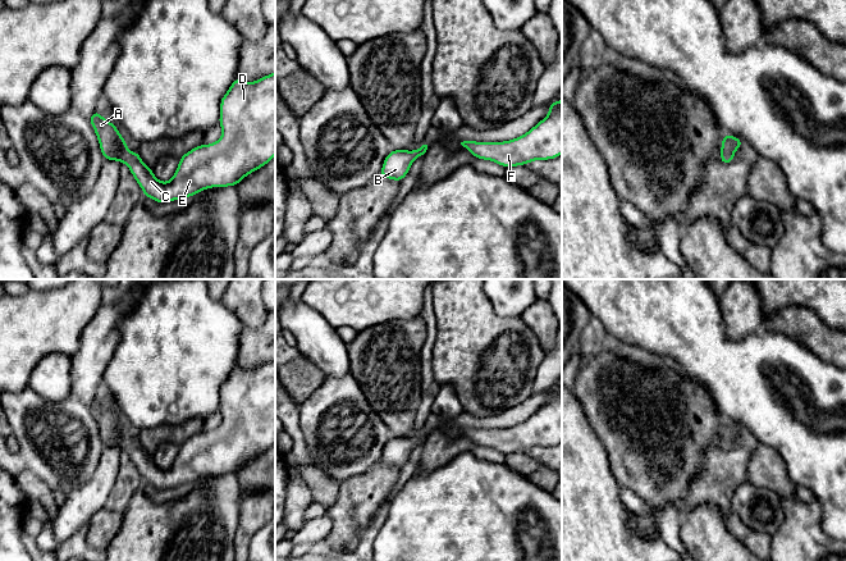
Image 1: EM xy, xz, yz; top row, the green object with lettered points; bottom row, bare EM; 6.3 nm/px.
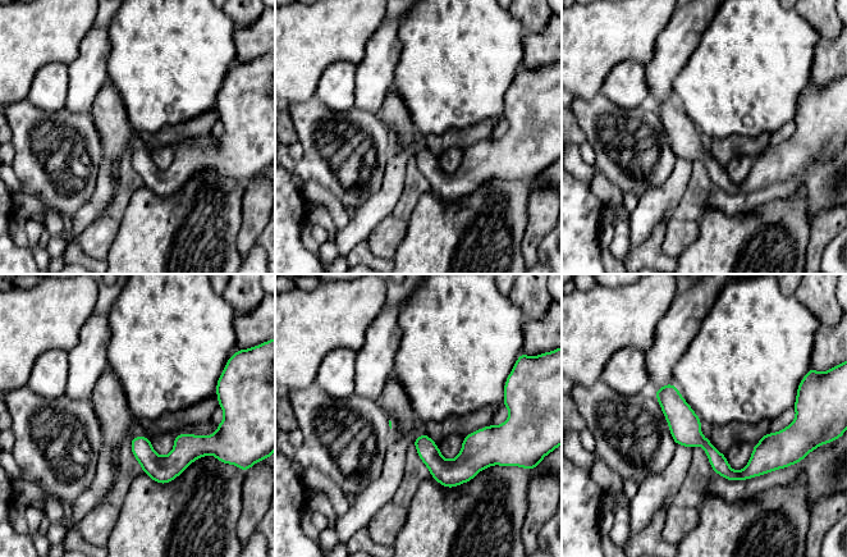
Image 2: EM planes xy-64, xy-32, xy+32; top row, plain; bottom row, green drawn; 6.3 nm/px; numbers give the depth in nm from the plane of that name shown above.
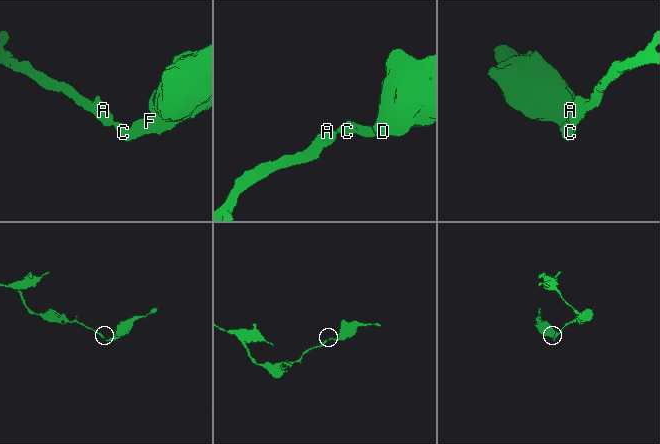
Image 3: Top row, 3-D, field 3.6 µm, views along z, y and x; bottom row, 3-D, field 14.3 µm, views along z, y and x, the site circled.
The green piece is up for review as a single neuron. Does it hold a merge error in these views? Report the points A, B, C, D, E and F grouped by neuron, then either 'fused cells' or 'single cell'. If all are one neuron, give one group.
groups A B C D E F; single cell

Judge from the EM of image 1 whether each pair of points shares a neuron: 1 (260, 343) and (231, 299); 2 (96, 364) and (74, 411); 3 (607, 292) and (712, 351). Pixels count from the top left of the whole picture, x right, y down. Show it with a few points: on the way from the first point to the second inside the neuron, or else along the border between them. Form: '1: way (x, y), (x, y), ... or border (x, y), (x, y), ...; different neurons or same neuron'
1: way (260, 332), (260, 327), (242, 309); same neuron
2: border (71, 396), (87, 405); different neurons
3: way (632, 292), (650, 292), (686, 327); same neuron

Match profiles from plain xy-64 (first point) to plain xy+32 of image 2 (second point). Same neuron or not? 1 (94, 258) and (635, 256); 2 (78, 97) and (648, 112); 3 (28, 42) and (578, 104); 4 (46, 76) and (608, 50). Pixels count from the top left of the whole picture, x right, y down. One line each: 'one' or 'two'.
1: one
2: two
3: two
4: two

